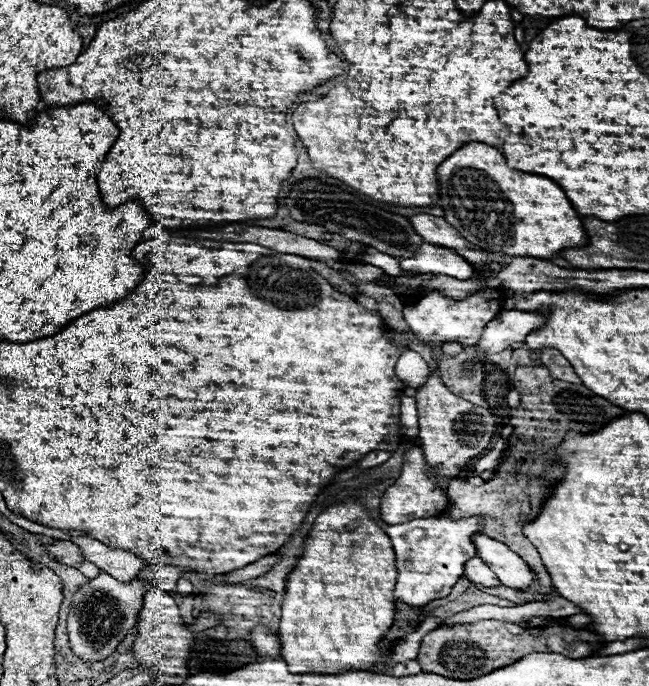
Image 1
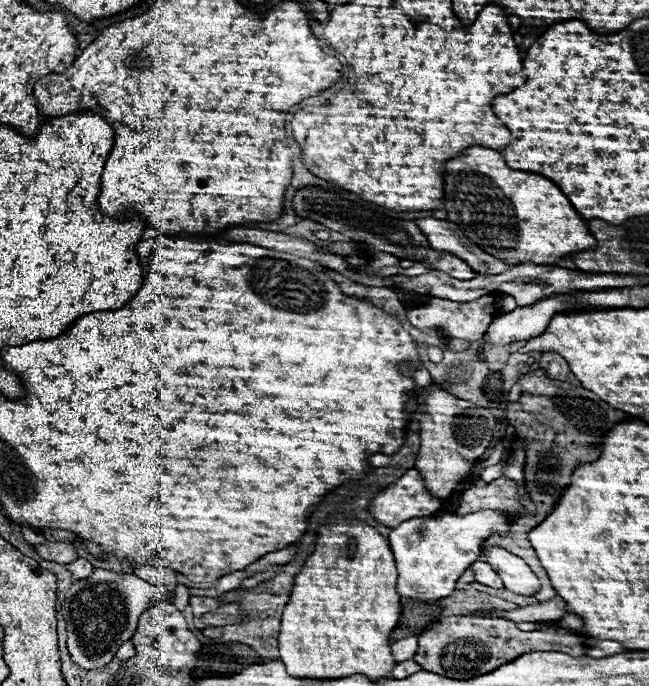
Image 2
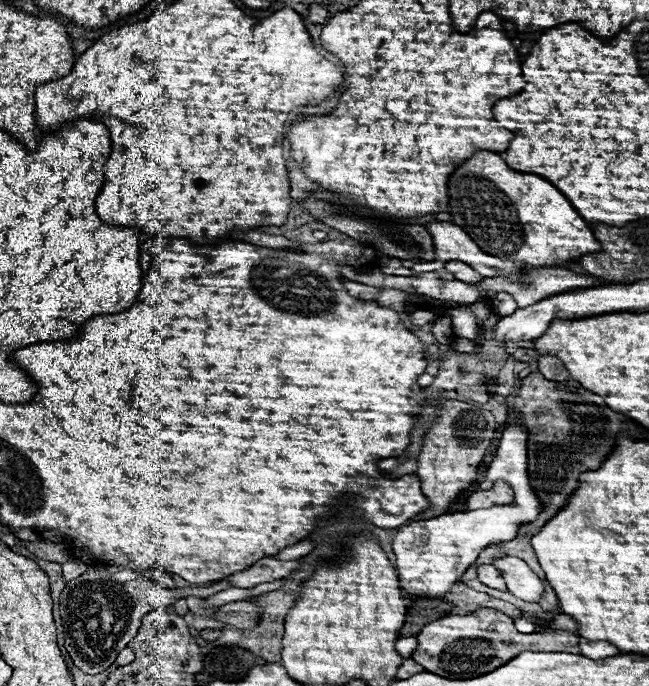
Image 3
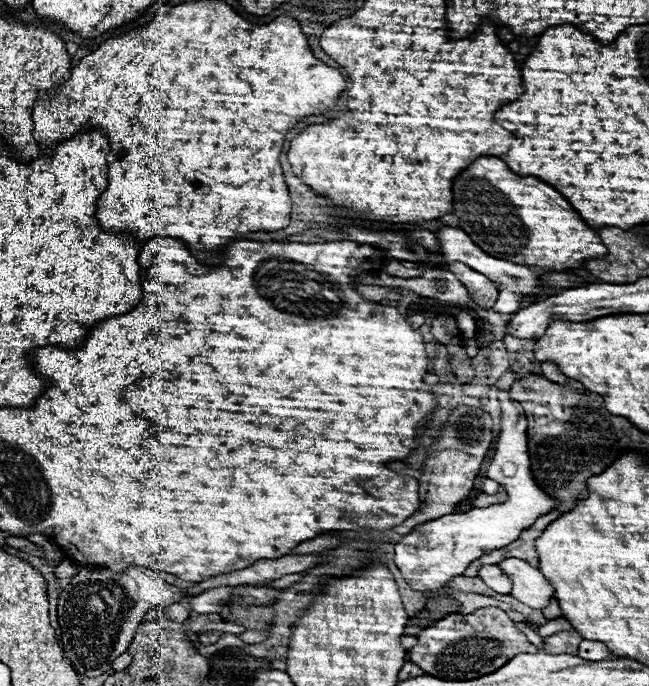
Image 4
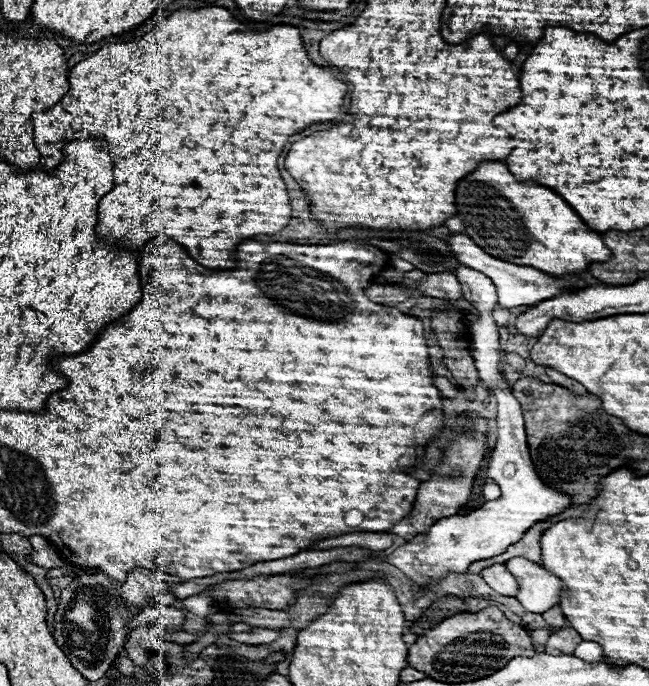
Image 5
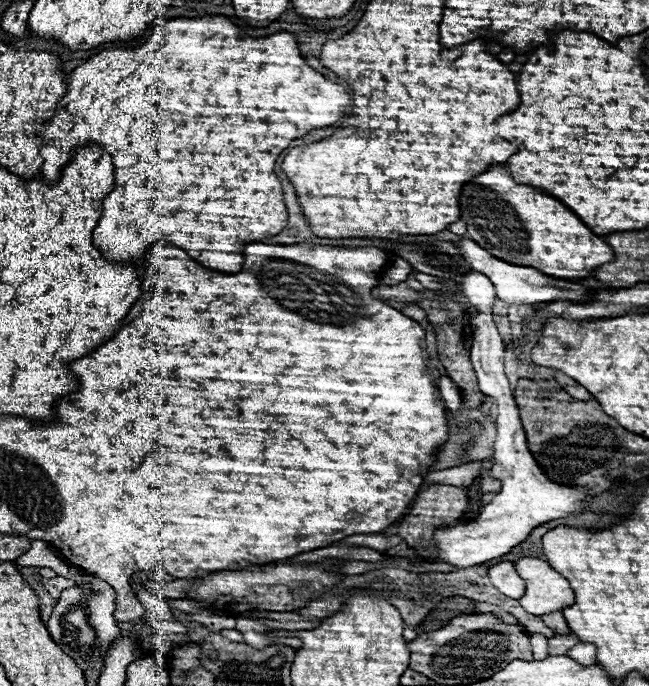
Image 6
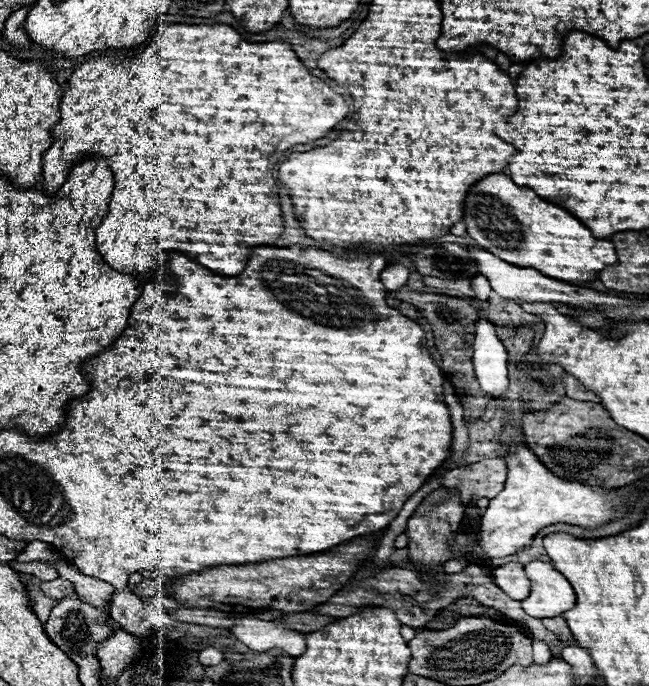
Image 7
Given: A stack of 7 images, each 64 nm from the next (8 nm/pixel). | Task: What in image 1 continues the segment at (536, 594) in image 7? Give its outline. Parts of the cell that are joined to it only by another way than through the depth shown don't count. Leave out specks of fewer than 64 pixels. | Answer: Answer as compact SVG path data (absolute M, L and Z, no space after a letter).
M486 534L474 536L474 544L478 550L478 558L482 558L492 568L492 572L496 572L504 586L514 590L526 590L534 584L534 574L530 572L528 564L510 548L488 538Z

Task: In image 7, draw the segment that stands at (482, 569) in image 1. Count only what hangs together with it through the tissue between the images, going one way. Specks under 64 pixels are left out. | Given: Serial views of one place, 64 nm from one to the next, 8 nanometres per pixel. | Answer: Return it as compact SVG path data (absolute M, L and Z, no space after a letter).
M508 562L498 568L494 568L494 582L512 598L512 600L524 600L528 596L530 580L524 572L524 564Z

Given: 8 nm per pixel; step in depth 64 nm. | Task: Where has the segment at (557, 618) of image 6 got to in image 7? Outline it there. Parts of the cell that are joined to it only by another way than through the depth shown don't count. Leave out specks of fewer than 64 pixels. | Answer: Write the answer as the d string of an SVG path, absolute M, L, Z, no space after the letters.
M558 616L558 618L548 618L548 620L542 620L542 622L544 622L544 626L546 626L550 632L554 632L554 634L558 636L558 640L564 642L566 646L574 646L574 644L576 644L576 640L572 638L572 632L570 632L570 628L568 628L568 624L566 624L566 620L564 620L562 616Z

